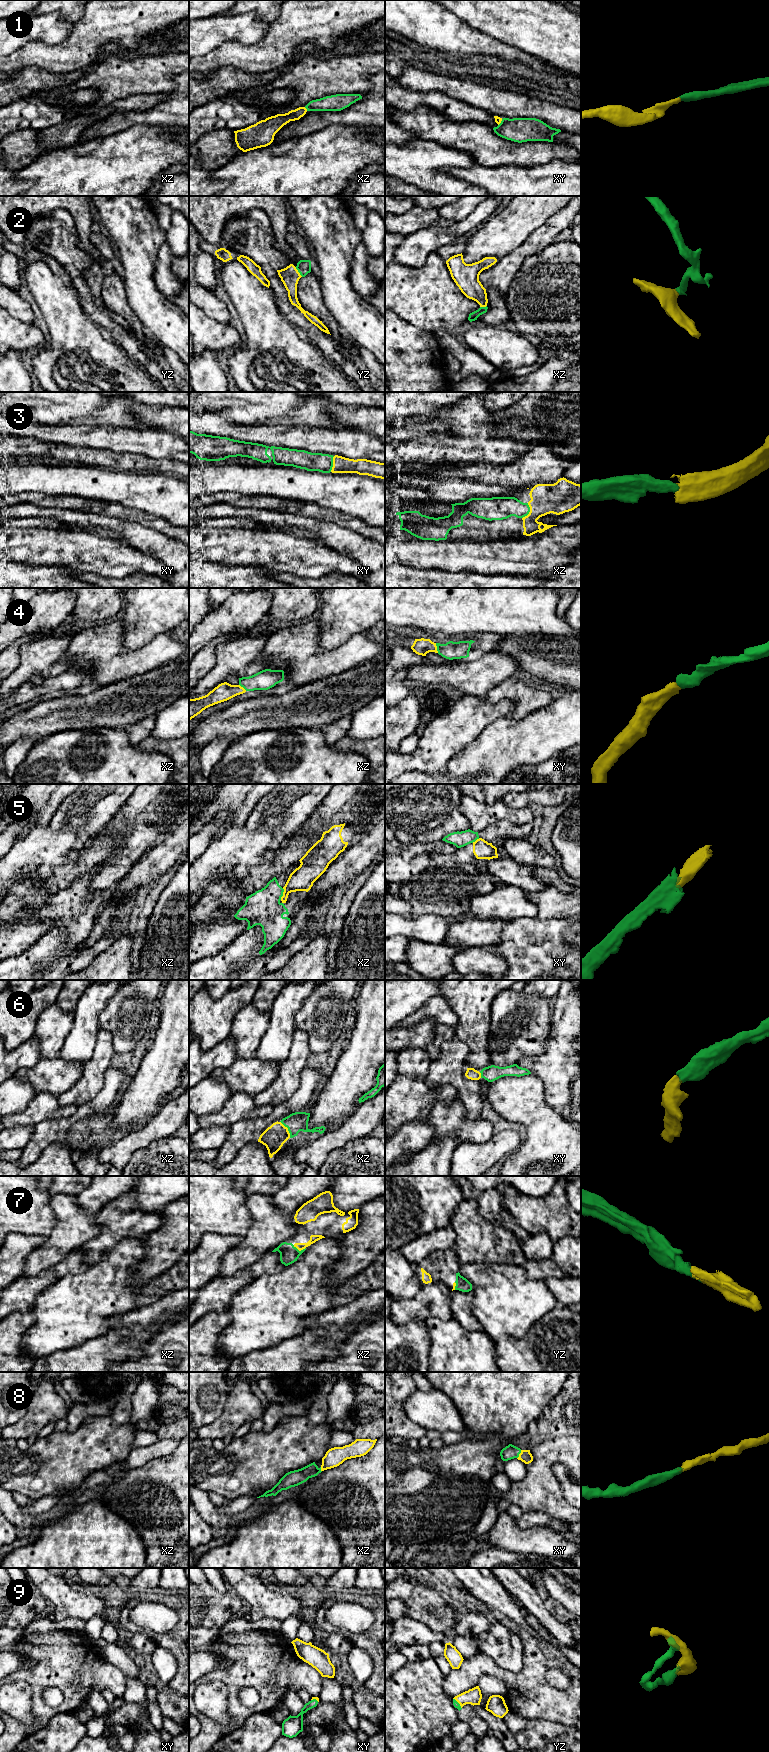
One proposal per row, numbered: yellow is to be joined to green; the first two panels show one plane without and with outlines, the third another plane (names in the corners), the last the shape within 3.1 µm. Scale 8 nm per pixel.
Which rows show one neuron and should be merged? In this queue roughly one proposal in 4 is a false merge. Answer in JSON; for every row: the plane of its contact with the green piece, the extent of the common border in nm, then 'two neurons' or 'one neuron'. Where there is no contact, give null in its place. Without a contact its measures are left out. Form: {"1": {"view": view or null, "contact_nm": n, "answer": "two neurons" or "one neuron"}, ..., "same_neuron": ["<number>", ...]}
{"1": {"view": "xz", "contact_nm": 40, "answer": "one neuron"}, "2": {"view": "yz", "contact_nm": 100, "answer": "one neuron"}, "3": {"view": "xz", "contact_nm": 140, "answer": "one neuron"}, "4": {"view": "xy", "contact_nm": 80, "answer": "one neuron"}, "5": {"view": "xz", "contact_nm": 100, "answer": "two neurons"}, "6": {"view": "xz", "contact_nm": 160, "answer": "one neuron"}, "7": {"view": "xz", "contact_nm": 110, "answer": "one neuron"}, "8": {"view": "xy", "contact_nm": 80, "answer": "one neuron"}, "9": {"view": "yz", "contact_nm": 110, "answer": "one neuron"}, "same_neuron": ["1", "2", "3", "4", "6", "7", "8", "9"]}

